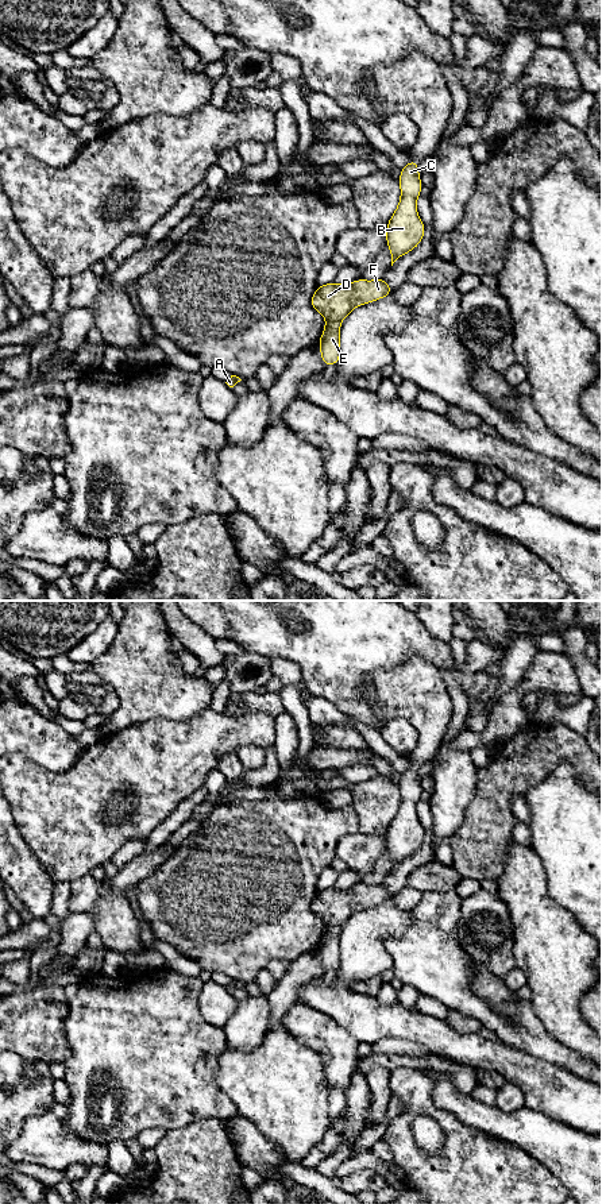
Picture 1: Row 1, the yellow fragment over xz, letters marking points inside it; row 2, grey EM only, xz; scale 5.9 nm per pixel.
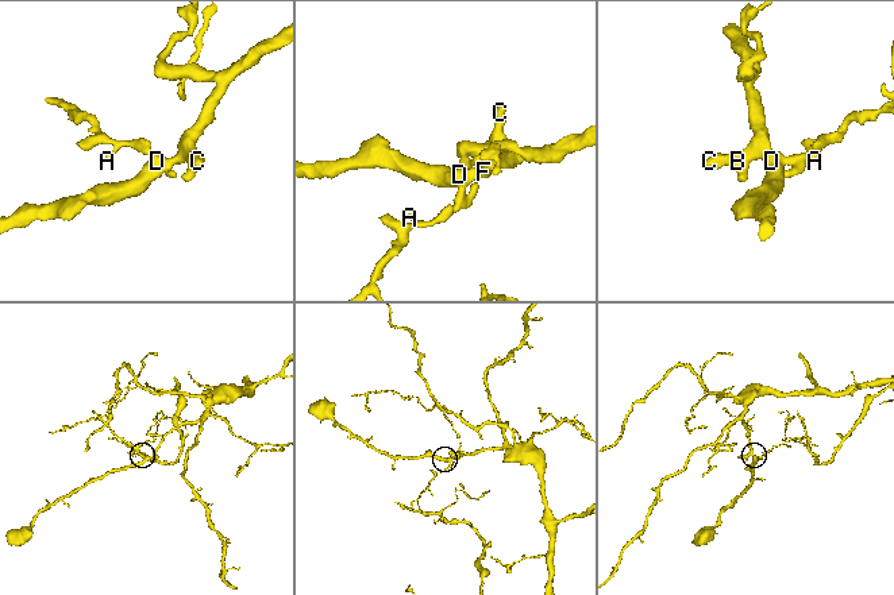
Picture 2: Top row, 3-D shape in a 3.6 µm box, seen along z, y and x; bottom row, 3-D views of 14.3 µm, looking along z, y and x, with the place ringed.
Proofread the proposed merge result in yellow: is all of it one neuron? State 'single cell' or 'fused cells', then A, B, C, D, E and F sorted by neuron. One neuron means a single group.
fused cells; groups A E / B C D F

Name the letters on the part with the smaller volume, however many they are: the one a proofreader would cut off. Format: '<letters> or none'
A, E

